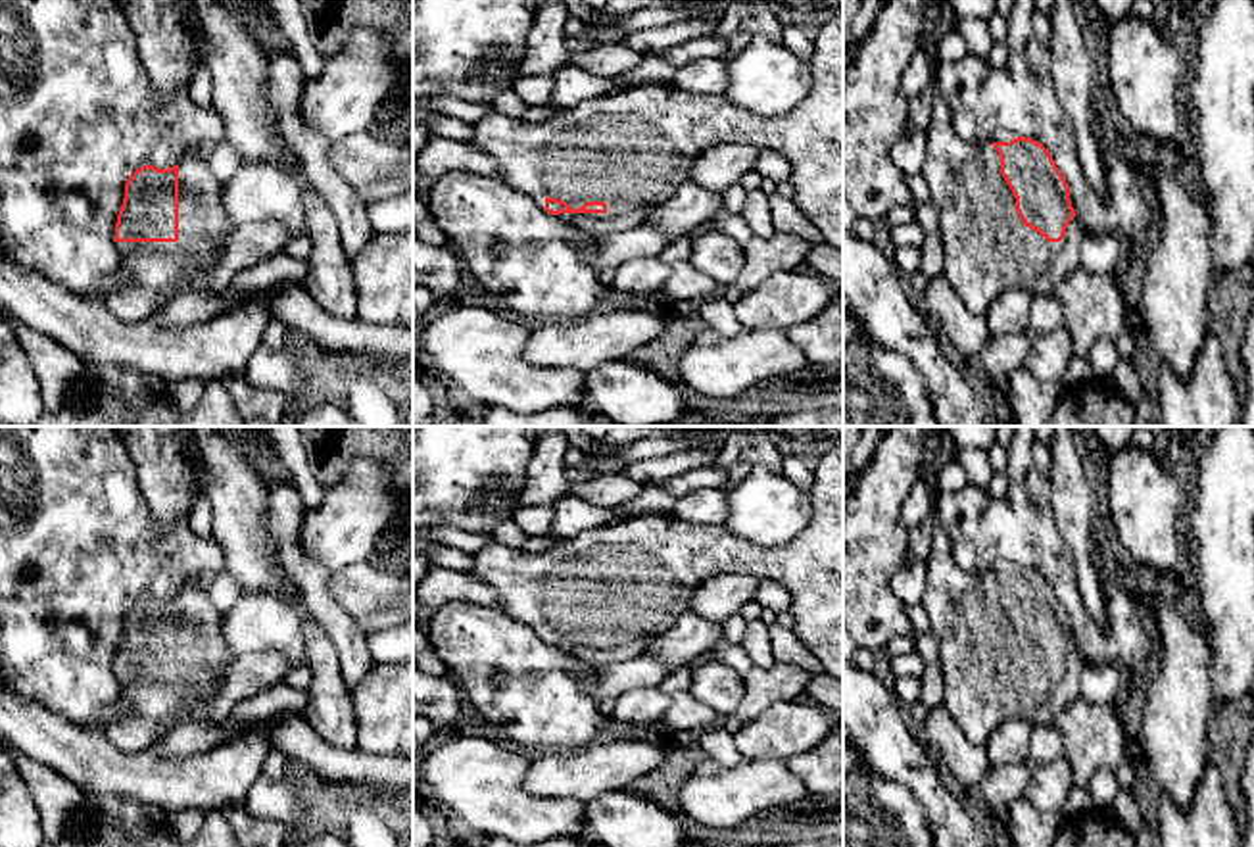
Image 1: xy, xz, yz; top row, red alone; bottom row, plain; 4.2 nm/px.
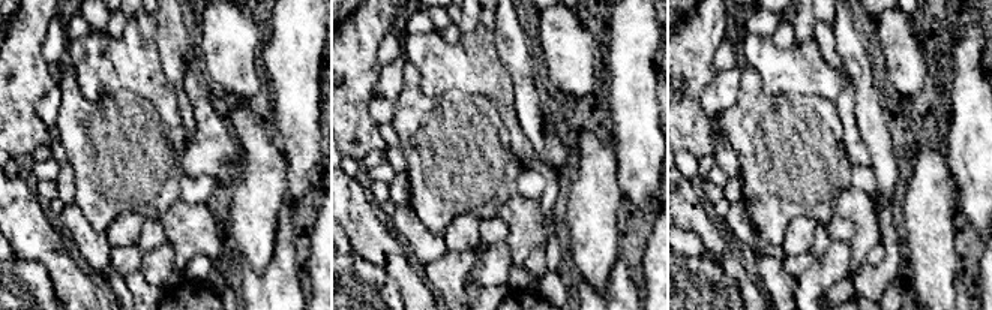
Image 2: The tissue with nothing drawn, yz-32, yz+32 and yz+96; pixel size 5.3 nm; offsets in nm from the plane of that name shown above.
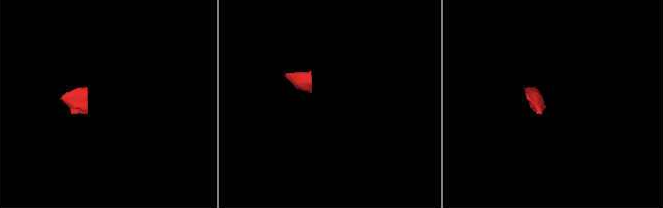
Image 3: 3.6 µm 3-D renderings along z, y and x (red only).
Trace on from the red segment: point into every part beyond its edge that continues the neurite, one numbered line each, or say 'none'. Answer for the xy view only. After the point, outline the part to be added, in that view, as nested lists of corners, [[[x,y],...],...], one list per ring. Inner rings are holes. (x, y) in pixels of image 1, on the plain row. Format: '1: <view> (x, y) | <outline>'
1: xy (202, 650) | [[[188,578],[179,592],[179,670],[117,672],[129,713],[154,722],[171,714],[194,720],[190,711],[234,659],[223,634],[225,617],[207,595],[207,578]]]

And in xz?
1: xz (632, 579) | [[[843,438],[814,451],[812,471],[812,515],[808,526],[787,545],[755,545],[726,526],[701,526],[684,522],[674,513],[651,513],[584,530],[542,553],[492,540],[470,555],[469,572],[497,595],[499,611],[530,624],[543,640],[547,626],[574,640],[586,632],[605,632],[605,643],[557,645],[591,666],[616,665],[645,653],[689,609],[693,592],[712,576],[770,580],[791,595],[791,630],[801,643],[828,674],[843,680]]]

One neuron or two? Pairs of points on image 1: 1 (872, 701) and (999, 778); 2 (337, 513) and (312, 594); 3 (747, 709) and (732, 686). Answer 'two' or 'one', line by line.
1: two
2: two
3: two

